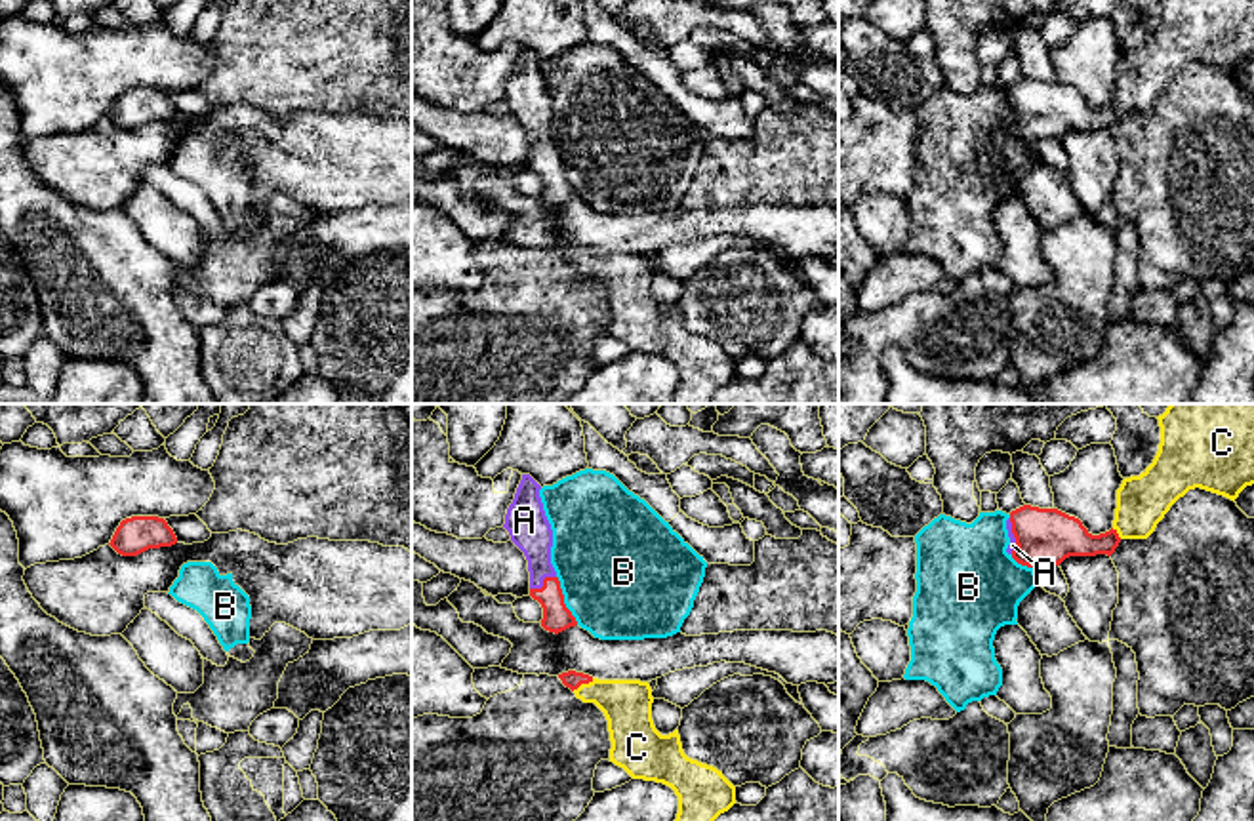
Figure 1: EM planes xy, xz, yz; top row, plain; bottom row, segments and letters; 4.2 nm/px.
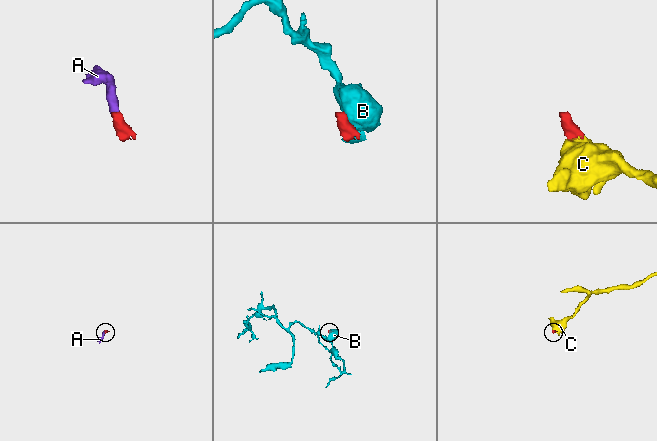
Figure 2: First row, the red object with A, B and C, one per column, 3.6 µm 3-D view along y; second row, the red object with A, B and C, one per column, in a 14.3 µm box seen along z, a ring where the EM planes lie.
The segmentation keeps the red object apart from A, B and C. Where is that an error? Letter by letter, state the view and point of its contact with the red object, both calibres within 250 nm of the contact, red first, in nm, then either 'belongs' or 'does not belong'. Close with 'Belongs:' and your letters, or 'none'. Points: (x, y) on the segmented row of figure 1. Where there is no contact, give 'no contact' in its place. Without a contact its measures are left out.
A: contact xz (544, 583); calibres 120 and 170 nm; belongs
B: contact xz (563, 600); calibres 120 and 480 nm; does not belong
C: contact xz (582, 682); calibres 70 and 200 nm; belongs
Belongs: A, C

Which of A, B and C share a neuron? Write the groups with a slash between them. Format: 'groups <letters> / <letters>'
groups A C / B

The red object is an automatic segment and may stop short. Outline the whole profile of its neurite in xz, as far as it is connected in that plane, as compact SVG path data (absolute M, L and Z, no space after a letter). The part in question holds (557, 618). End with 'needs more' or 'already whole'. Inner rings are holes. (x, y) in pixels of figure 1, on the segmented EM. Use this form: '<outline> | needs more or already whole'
M522 474L503 528L528 560L530 596L543 608L541 627L558 634L577 621L564 604L560 581L551 564L553 530L539 490L541 486L530 474Z | needs more

